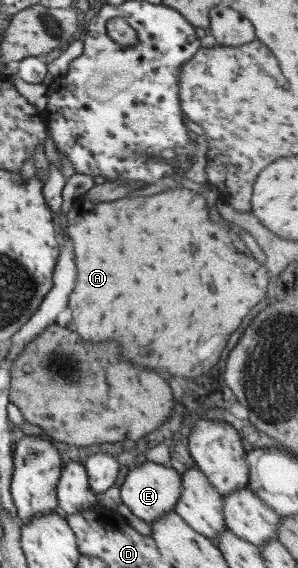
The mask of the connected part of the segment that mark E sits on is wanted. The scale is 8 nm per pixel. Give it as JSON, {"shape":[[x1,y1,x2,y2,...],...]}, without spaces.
{"shape":[[145,461,139,466,130,466,119,486,121,504,125,504,131,514,137,516,146,523,150,523,157,517,163,516,167,511,173,511,174,504,179,498,181,481,179,472,153,462]]}

